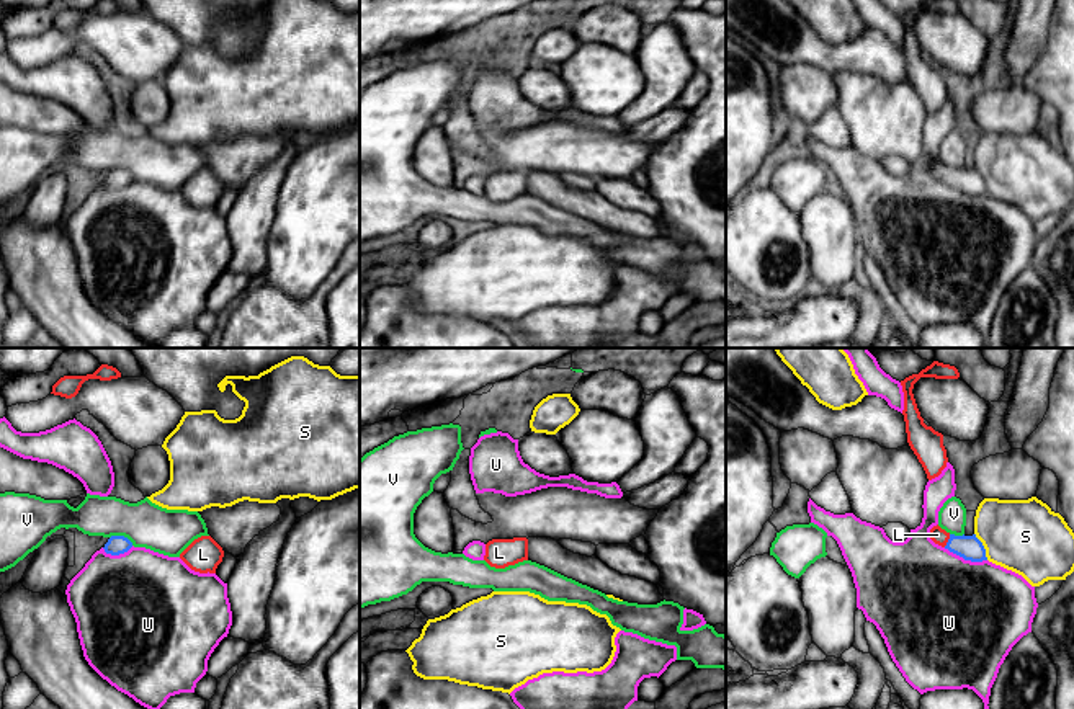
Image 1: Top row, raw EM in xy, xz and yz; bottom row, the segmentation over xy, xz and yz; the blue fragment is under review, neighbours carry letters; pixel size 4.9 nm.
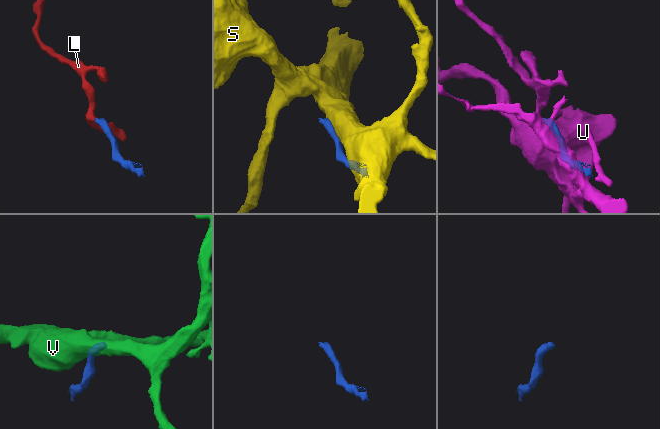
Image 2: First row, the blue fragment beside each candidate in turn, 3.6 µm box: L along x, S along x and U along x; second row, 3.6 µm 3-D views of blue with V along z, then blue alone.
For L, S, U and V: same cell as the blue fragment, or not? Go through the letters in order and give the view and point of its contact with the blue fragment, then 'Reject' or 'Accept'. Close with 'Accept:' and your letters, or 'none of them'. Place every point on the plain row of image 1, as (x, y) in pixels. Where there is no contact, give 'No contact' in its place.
L: Touches blue at yz (948, 175). Accept
S: Touches blue at yz (983, 180). Reject
U: Touches blue at yz (965, 193). Reject
V: Touches blue at xy (121, 170). Reject
Accept: L

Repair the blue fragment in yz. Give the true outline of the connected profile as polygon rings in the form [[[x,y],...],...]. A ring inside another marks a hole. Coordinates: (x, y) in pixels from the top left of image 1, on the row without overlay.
[[[938,158],[930,163],[930,173],[948,183],[950,186],[963,191],[964,194],[971,196],[982,196],[987,194],[986,183],[982,176],[973,170],[955,170],[942,163]]]

